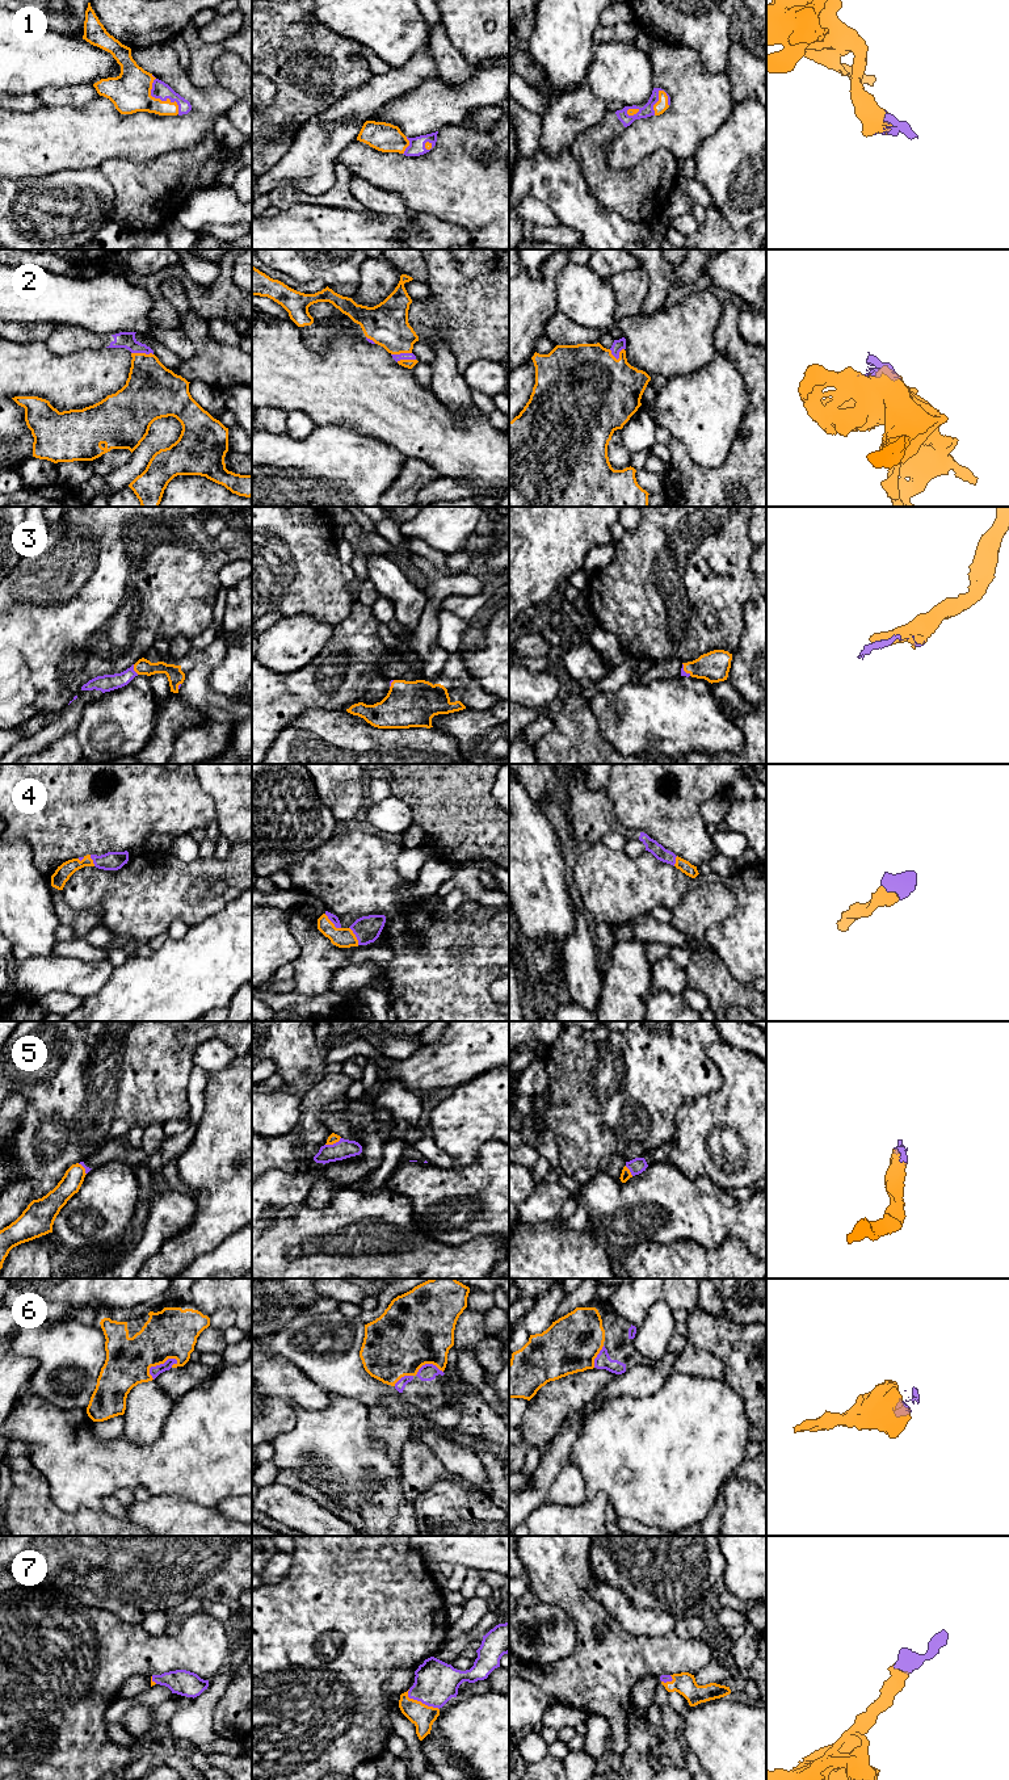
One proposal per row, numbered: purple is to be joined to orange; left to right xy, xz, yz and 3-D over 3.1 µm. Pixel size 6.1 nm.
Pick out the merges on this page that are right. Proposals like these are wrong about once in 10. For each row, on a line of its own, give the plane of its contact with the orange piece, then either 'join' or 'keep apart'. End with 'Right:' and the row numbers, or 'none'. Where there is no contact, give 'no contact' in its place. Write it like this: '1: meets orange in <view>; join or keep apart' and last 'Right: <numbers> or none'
1: meets orange in xy; join
2: meets orange in yz; join
3: meets orange in xy; join
4: meets orange in xz; join
5: meets orange in xz; join
6: meets orange in xy; join
7: meets orange in xz; join
Right: 1, 2, 3, 4, 5, 6, 7

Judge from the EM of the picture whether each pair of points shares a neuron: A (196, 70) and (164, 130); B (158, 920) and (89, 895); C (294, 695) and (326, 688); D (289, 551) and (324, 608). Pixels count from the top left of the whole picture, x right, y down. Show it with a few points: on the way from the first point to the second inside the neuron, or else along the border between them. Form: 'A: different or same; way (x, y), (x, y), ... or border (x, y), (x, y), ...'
A: different; border (186, 72), (188, 78), (197, 85), (217, 87)
B: same; way (141, 903), (129, 895), (106, 895)
C: same; way (302, 691), (318, 688)
D: same; way (294, 566), (322, 593)

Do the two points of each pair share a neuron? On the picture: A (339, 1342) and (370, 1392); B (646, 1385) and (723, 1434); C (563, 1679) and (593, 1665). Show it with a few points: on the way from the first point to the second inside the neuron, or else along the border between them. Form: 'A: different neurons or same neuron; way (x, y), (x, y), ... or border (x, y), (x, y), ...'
A: same neuron; way (339, 1354), (339, 1360), (358, 1380)
B: different neurons; border (673, 1372), (648, 1396), (626, 1394)
C: same neuron; way (571, 1679), (579, 1679), (585, 1673)

